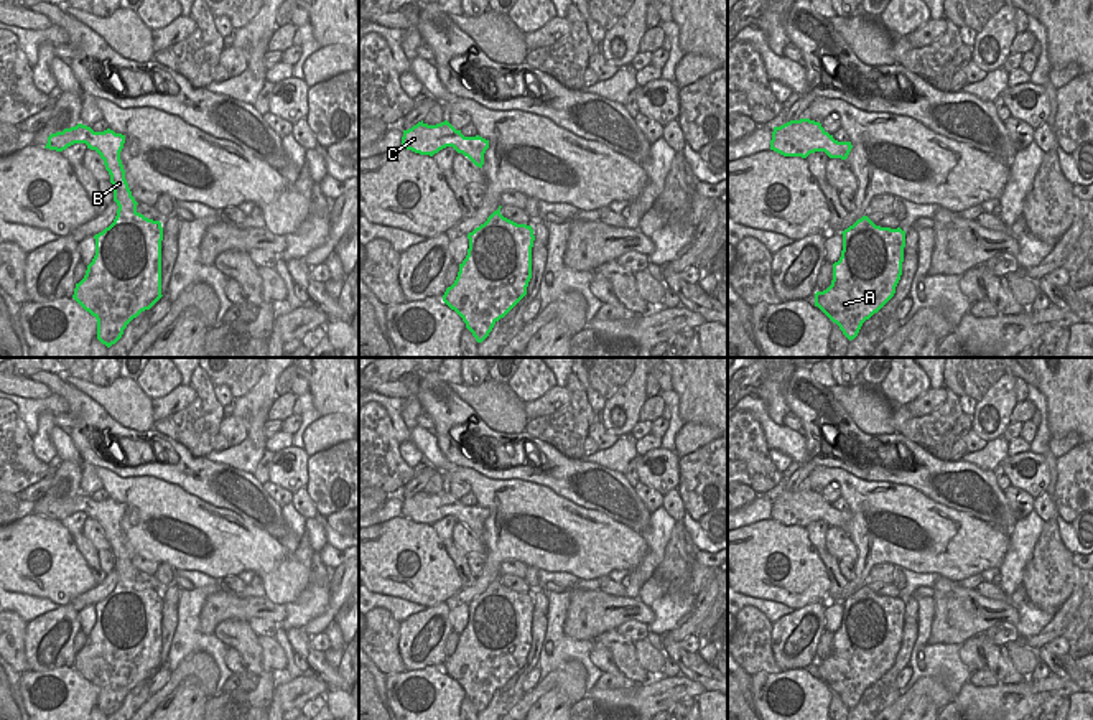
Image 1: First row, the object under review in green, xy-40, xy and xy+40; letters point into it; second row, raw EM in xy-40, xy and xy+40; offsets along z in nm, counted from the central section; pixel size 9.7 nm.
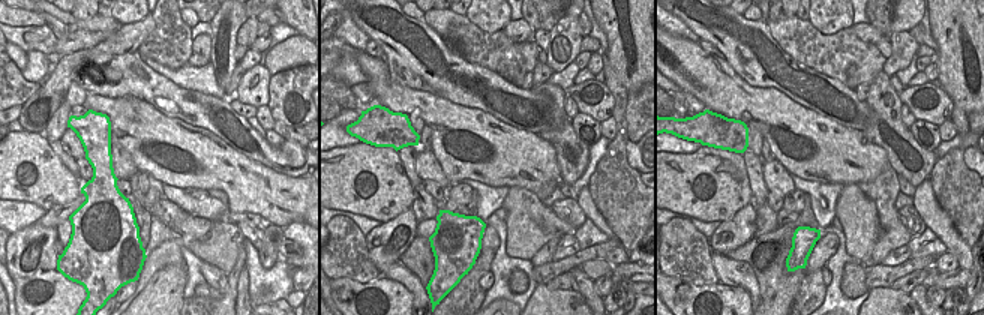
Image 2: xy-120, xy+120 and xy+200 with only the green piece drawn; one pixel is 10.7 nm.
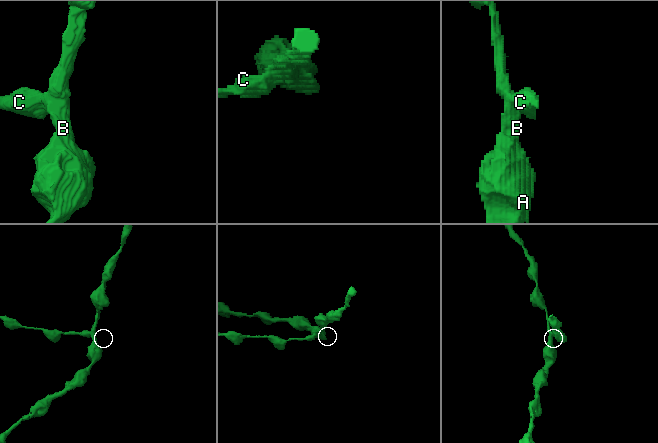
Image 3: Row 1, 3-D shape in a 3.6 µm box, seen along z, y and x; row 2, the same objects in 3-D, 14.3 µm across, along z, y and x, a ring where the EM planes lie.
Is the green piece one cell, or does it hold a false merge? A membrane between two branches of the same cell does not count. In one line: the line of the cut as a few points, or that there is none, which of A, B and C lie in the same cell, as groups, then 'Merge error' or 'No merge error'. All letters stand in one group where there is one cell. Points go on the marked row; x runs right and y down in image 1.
No split. Groups: A B C. No merge error

